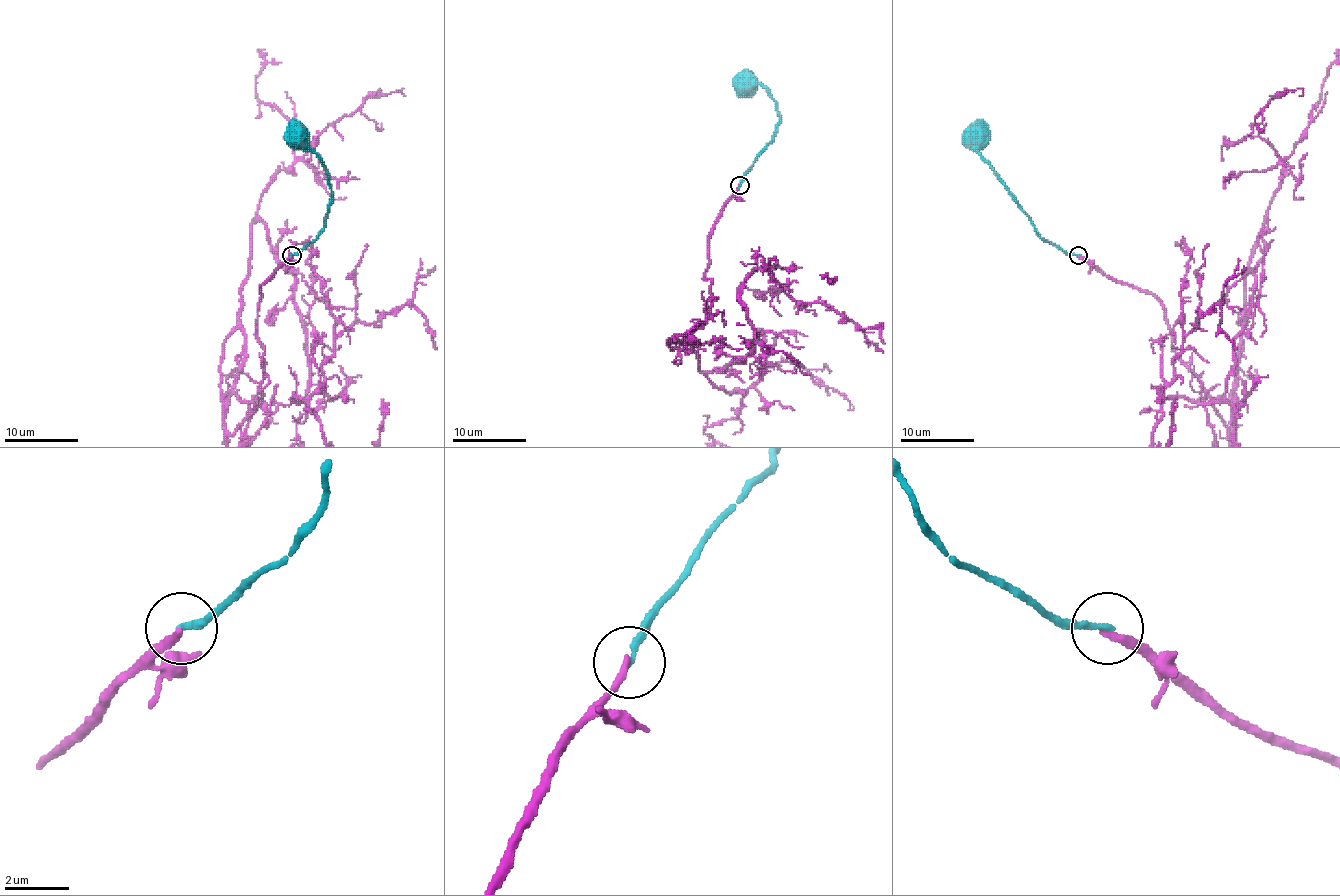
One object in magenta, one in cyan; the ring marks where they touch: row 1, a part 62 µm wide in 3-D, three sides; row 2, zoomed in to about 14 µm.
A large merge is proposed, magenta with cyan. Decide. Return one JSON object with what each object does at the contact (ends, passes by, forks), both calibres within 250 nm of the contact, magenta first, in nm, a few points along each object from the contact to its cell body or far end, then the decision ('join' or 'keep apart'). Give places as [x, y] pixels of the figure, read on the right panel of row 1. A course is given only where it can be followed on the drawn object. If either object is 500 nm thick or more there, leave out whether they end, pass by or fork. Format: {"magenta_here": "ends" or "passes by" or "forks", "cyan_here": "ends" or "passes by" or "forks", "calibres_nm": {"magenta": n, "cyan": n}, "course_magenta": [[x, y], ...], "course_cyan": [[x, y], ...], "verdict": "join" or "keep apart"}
{"magenta_here": "ends", "cyan_here": "ends", "calibres_nm": {"magenta": 220, "cyan": 200}, "course_magenta": [[1077, 255], [1147, 290], [1229, 401], [1264, 221], [1227, 391], [1168, 397], [1153, 432]], "course_cyan": [[1079, 255], [1066, 255], [1040, 236], [997, 173], [973, 147], [977, 140]], "verdict": "keep apart"}

